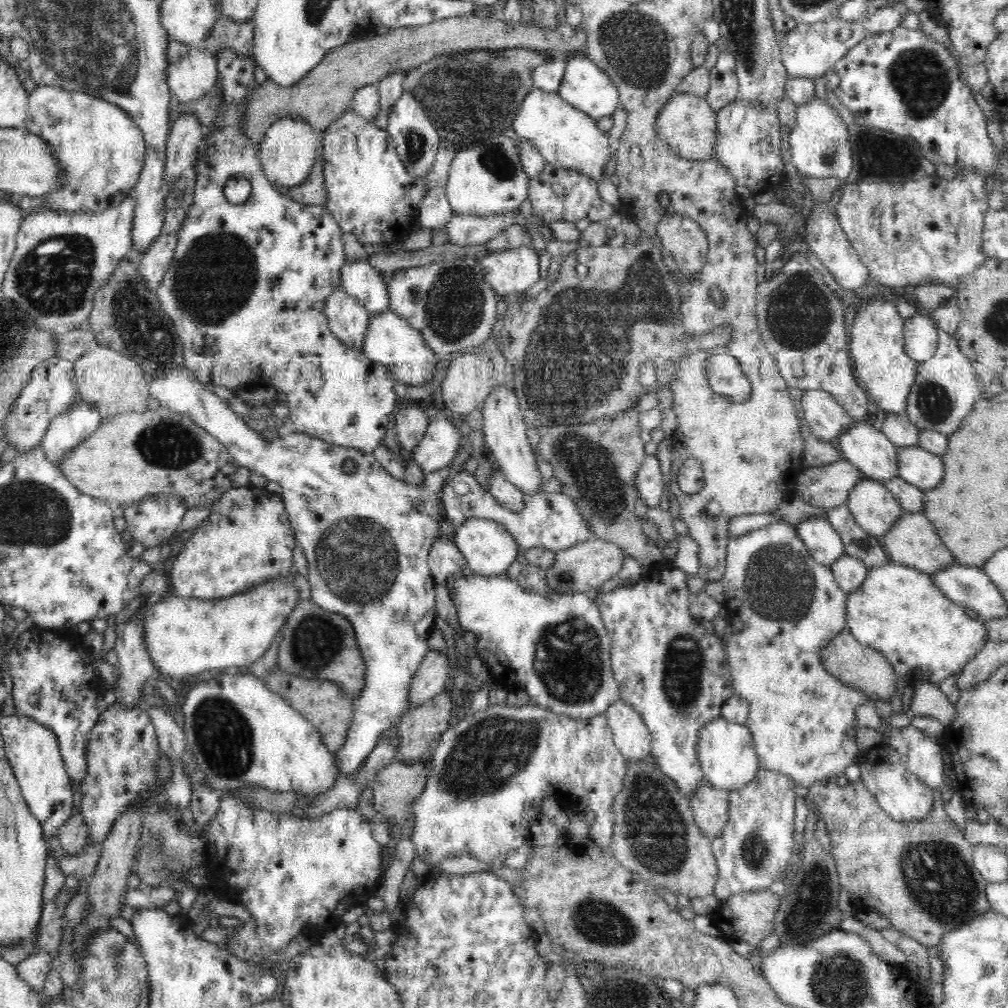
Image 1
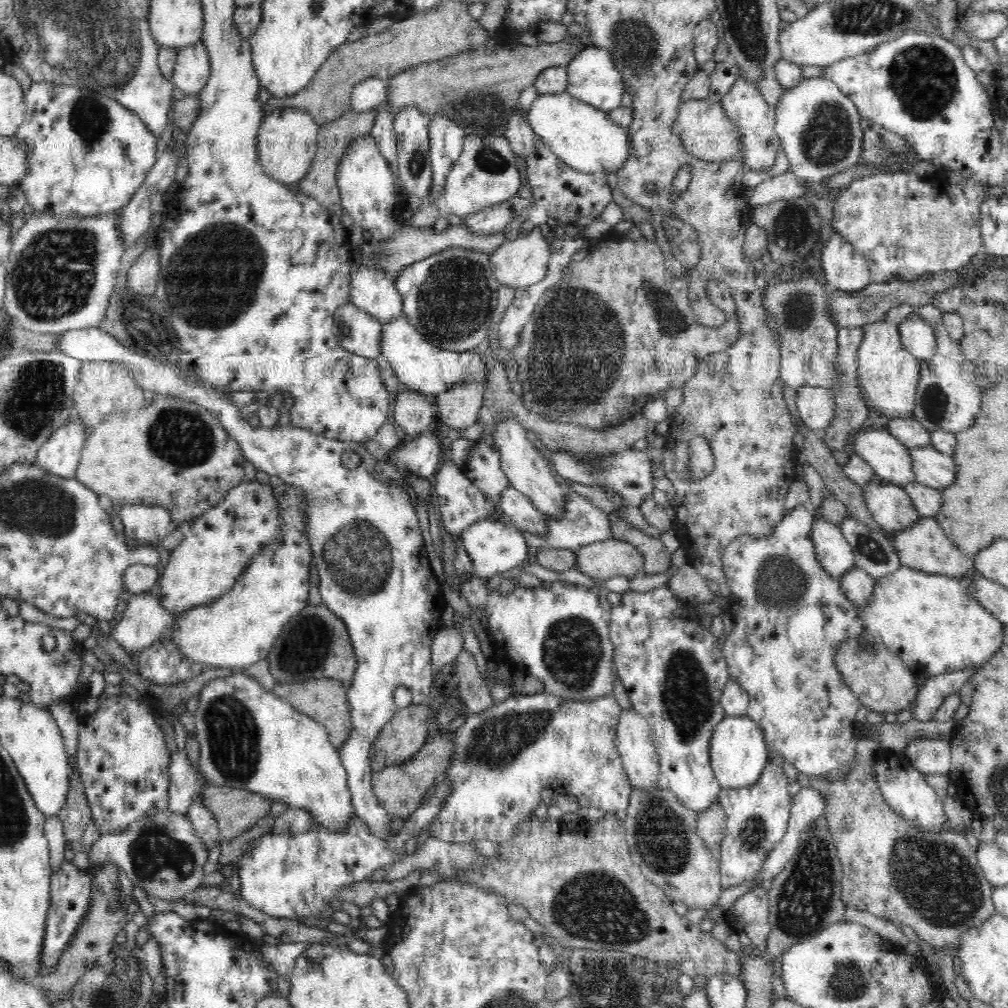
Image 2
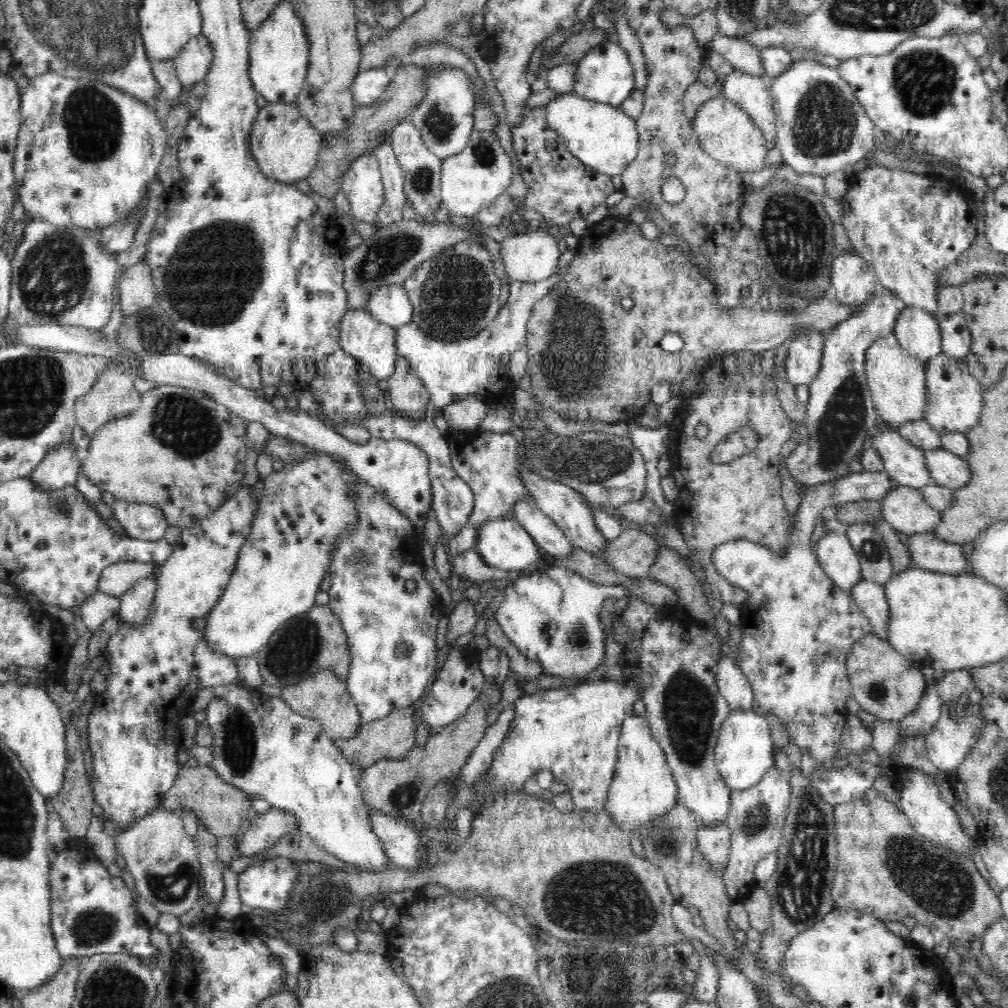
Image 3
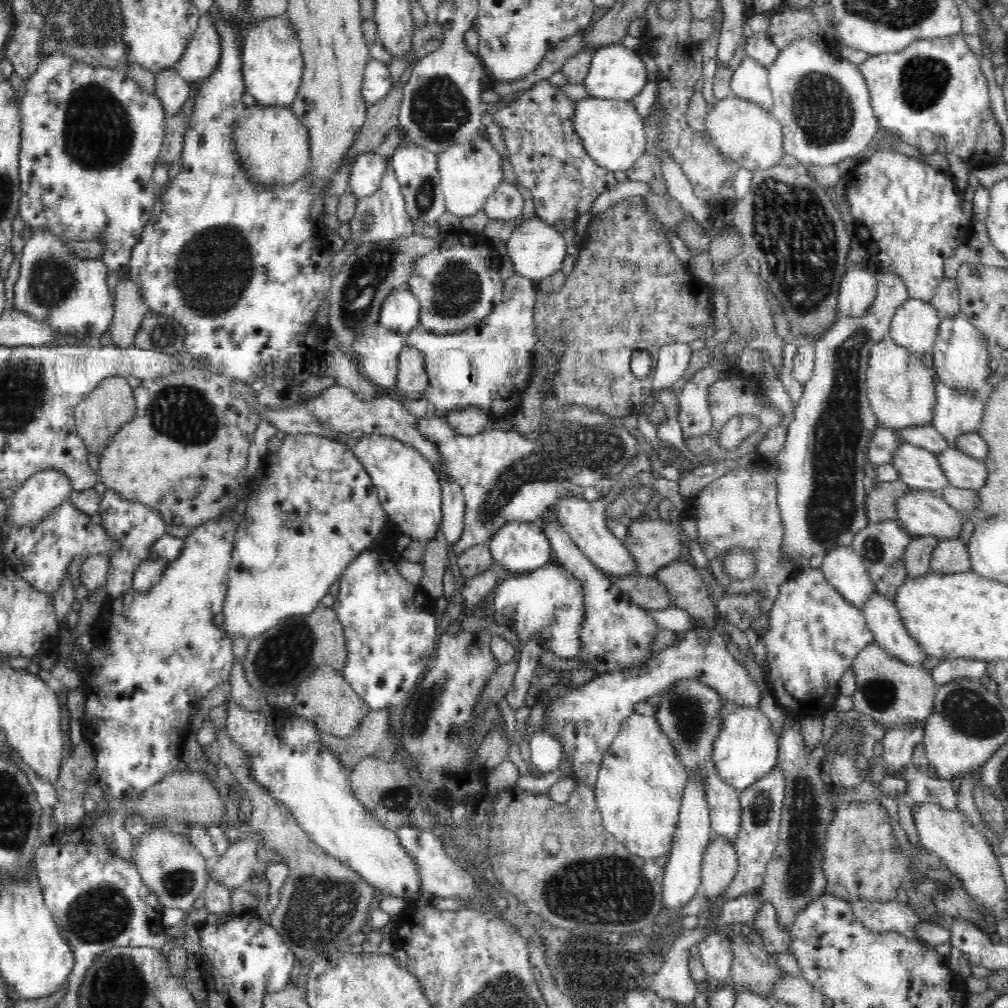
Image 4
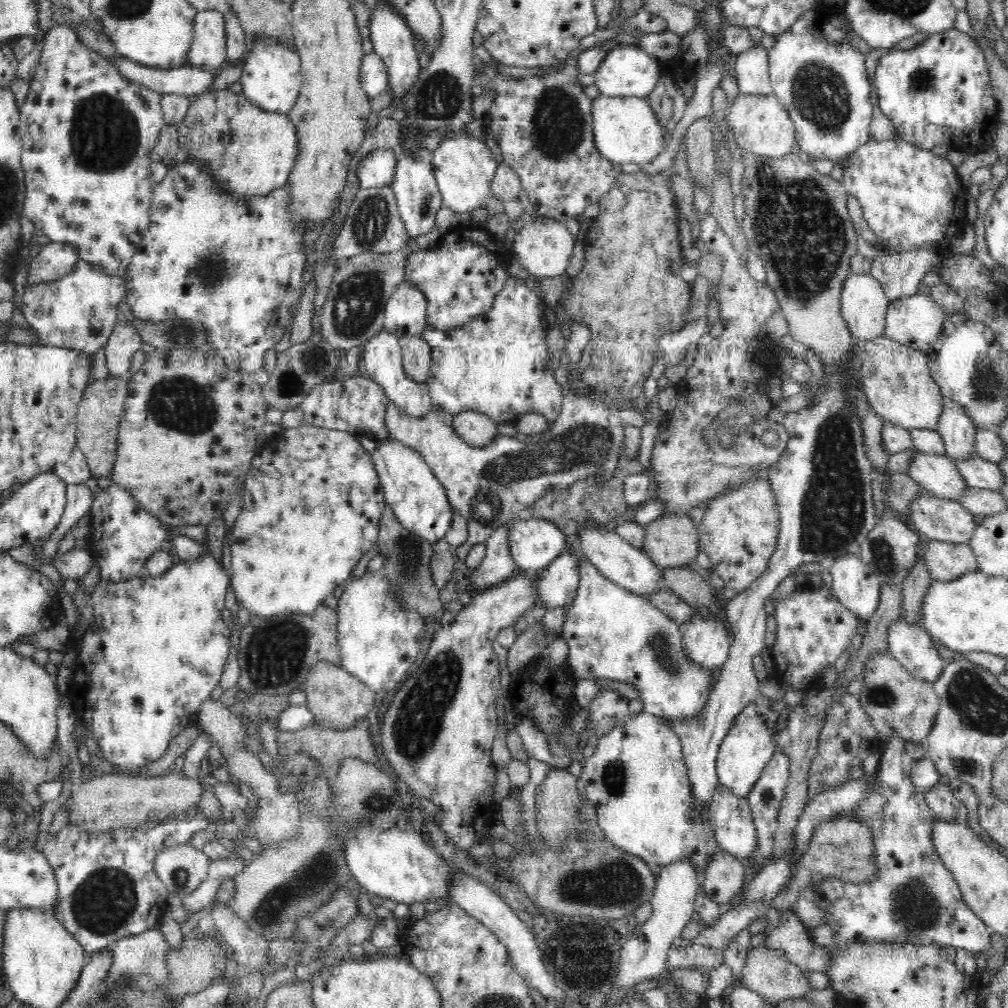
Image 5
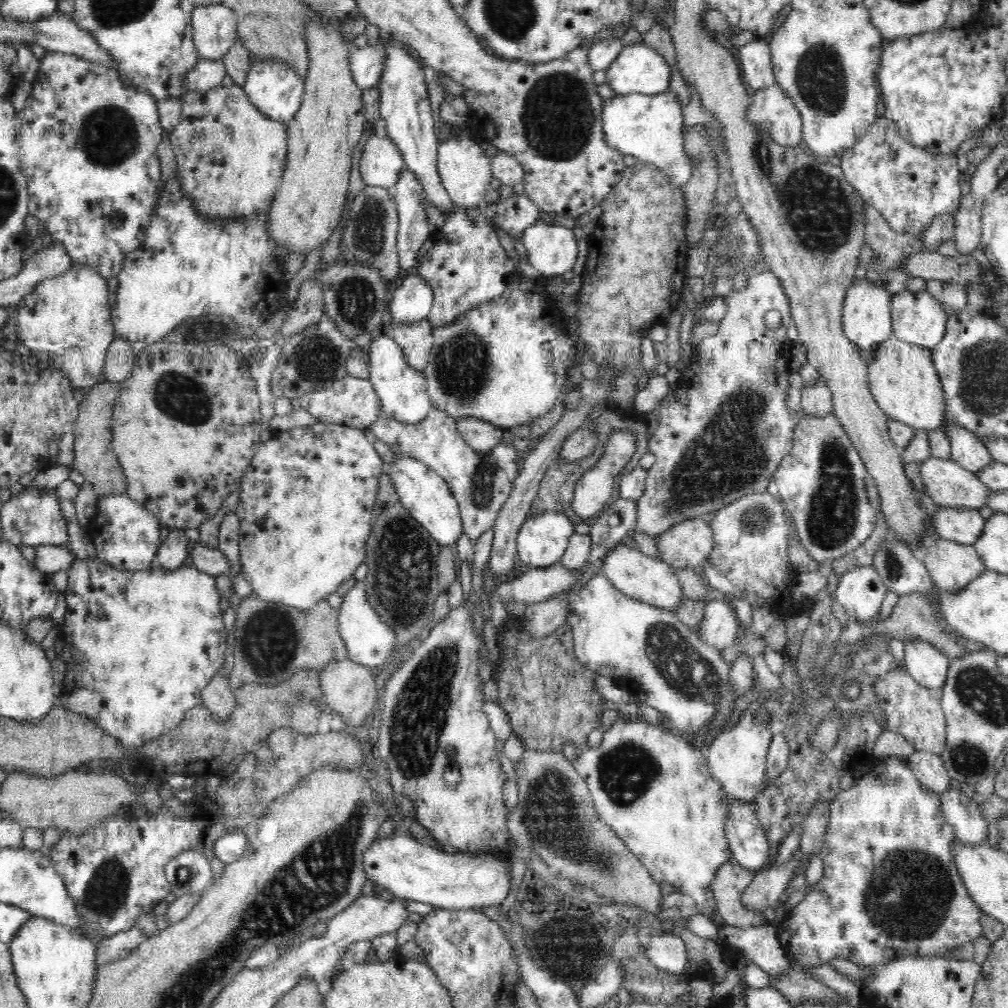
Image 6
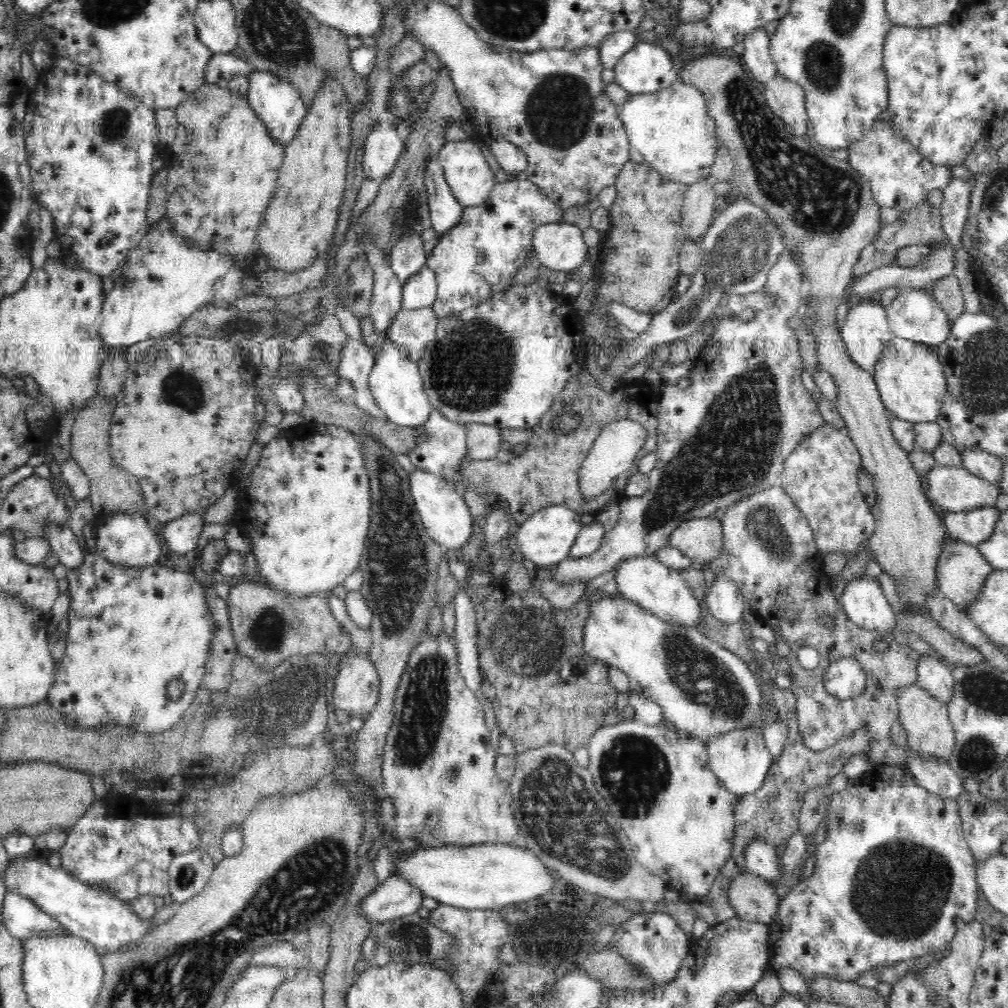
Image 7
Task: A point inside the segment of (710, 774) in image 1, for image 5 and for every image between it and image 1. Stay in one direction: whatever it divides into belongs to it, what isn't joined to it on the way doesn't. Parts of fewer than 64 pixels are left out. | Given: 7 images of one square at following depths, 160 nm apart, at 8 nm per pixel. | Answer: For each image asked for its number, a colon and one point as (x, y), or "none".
2: (738, 751)
3: (744, 752)
4: (746, 749)
5: (749, 745)

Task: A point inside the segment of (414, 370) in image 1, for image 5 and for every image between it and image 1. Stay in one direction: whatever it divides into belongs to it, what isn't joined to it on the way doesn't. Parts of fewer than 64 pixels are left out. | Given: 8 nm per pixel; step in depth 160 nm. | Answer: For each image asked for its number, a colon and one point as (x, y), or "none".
2: (420, 366)
3: (450, 371)
4: (489, 365)
5: (496, 364)

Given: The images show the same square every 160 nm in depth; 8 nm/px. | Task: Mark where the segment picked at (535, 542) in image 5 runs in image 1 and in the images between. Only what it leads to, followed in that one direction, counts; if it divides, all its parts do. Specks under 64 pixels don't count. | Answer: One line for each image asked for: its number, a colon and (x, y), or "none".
1: (488, 549)
2: (494, 546)
3: (503, 544)
4: (520, 547)

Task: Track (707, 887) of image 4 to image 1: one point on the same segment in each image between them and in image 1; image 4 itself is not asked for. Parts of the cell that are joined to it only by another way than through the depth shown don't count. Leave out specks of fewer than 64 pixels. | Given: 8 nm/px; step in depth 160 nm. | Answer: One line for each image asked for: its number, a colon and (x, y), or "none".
1: (710, 805)
2: (711, 823)
3: (714, 841)

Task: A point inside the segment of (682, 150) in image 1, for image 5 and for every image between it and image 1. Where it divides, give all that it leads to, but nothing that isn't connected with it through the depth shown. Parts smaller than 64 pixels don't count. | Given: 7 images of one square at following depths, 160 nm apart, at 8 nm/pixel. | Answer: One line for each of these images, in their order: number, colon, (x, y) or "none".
2: (703, 126)
3: (726, 133)
4: (745, 133)
5: (762, 127)

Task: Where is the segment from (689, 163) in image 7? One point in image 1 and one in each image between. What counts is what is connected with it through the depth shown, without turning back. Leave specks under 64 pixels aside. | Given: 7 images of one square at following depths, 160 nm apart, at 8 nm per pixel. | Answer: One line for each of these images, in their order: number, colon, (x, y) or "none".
1: (565, 136)
2: (583, 137)
3: (601, 136)
4: (613, 133)
5: (626, 132)
6: (651, 128)

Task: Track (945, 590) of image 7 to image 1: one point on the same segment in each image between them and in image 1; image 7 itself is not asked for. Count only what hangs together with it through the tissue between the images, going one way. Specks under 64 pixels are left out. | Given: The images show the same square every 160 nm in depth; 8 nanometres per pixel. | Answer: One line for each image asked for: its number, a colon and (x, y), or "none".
1: (912, 541)
2: (924, 547)
3: (928, 552)
4: (950, 556)
5: (946, 561)
6: (951, 565)

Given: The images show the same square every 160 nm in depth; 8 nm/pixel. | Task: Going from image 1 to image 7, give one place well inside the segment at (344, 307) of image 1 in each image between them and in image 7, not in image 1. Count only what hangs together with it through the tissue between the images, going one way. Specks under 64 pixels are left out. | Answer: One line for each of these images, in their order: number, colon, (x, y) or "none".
2: (357, 331)
3: (371, 342)
4: (377, 348)
5: (381, 359)
6: (402, 389)
7: (394, 382)

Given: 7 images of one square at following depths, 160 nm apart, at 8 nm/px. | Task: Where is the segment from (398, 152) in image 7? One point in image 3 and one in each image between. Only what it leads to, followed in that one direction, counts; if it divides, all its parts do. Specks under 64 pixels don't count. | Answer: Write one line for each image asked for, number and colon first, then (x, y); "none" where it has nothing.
3: (362, 185)
4: (366, 171)
5: (377, 169)
6: (381, 164)

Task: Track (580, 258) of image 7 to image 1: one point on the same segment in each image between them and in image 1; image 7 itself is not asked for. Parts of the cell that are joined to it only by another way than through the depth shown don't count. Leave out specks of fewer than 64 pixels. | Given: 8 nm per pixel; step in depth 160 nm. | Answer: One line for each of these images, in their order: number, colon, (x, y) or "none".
1: (515, 270)
2: (519, 263)
3: (532, 256)
4: (536, 248)
5: (544, 248)
6: (552, 248)

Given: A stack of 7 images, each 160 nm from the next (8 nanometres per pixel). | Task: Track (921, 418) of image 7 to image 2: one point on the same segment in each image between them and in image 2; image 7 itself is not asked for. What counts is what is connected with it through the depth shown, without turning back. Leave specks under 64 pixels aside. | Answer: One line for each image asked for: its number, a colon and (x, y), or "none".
2: (889, 374)
3: (896, 378)
4: (901, 389)
5: (896, 379)
6: (902, 378)

